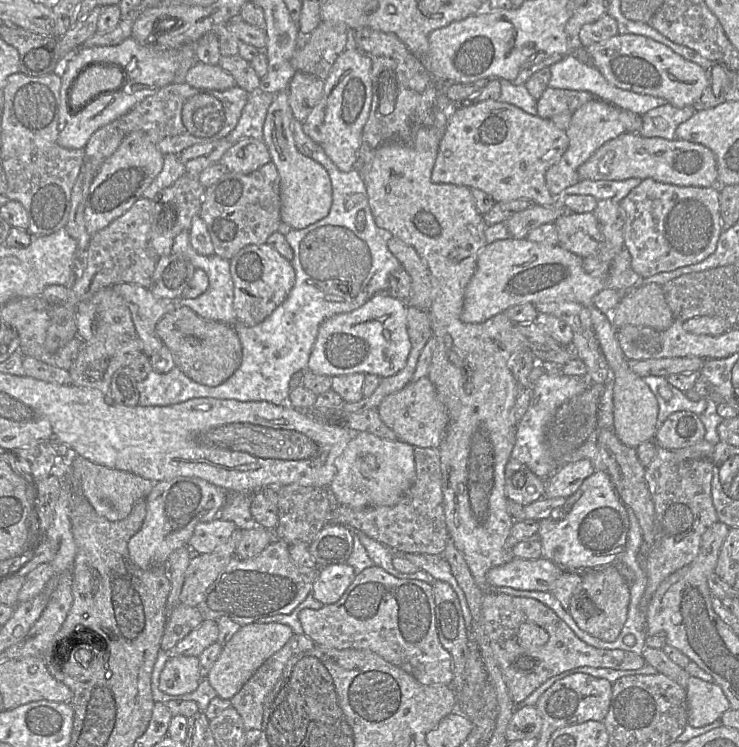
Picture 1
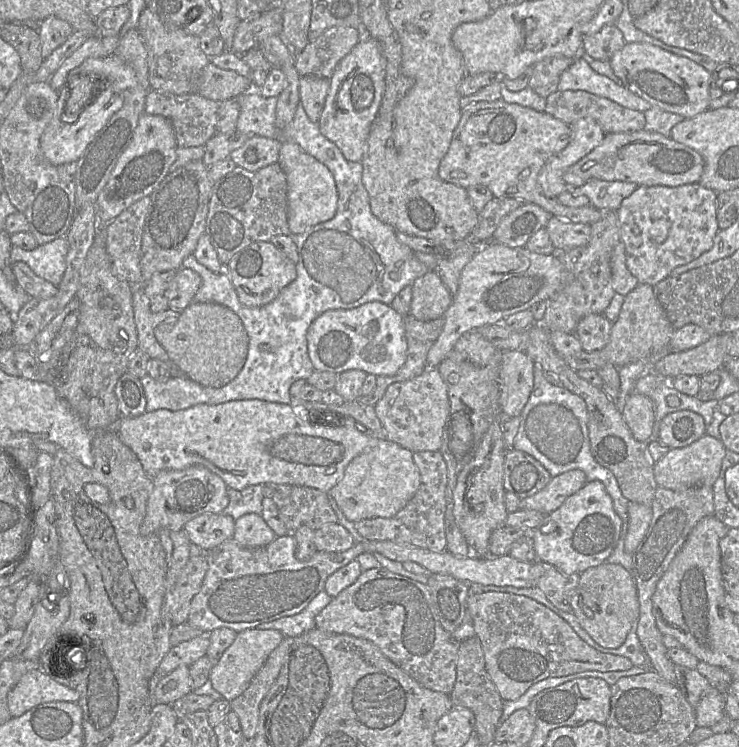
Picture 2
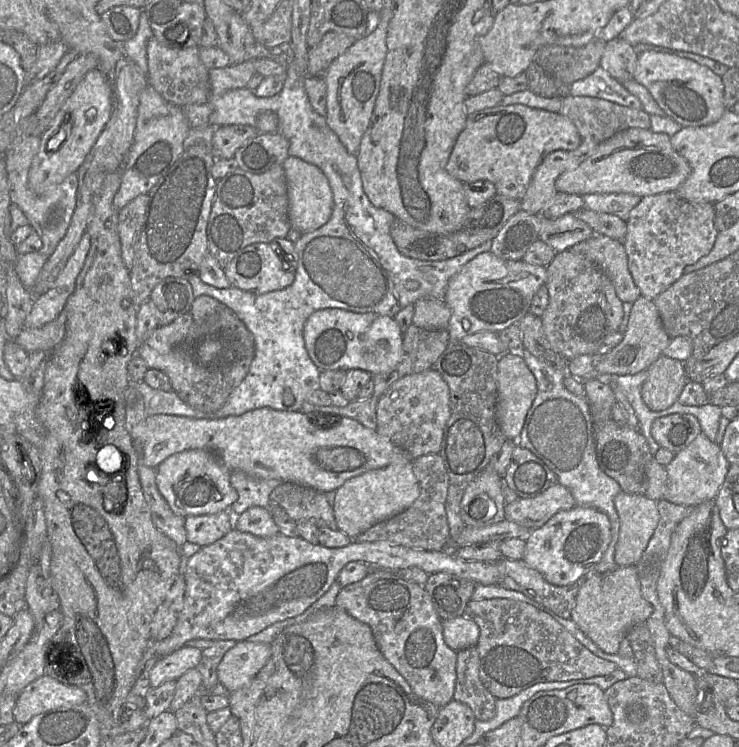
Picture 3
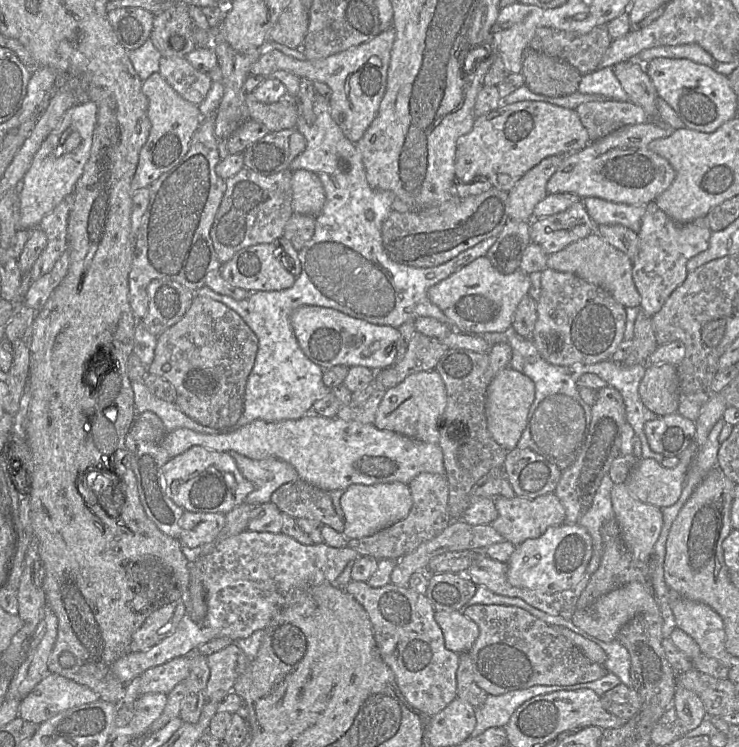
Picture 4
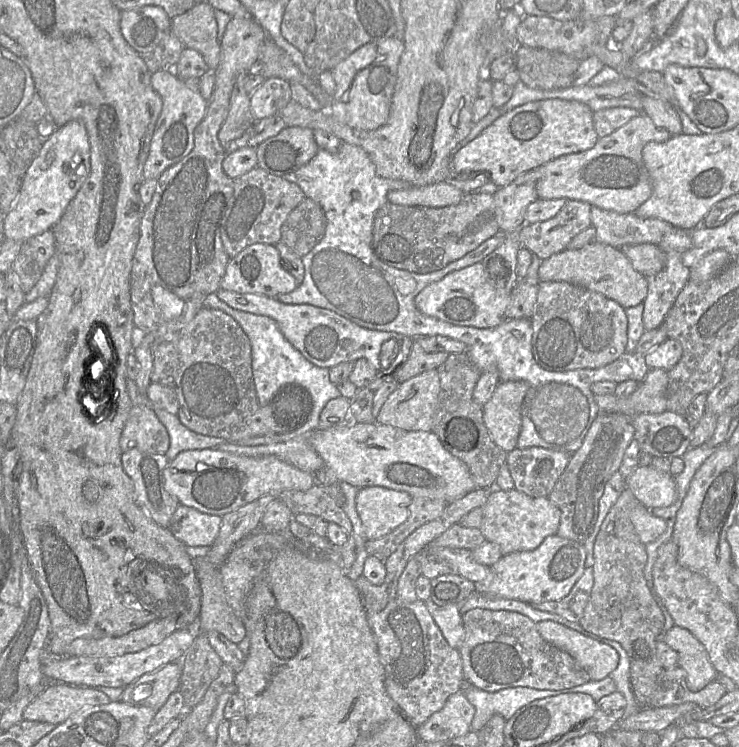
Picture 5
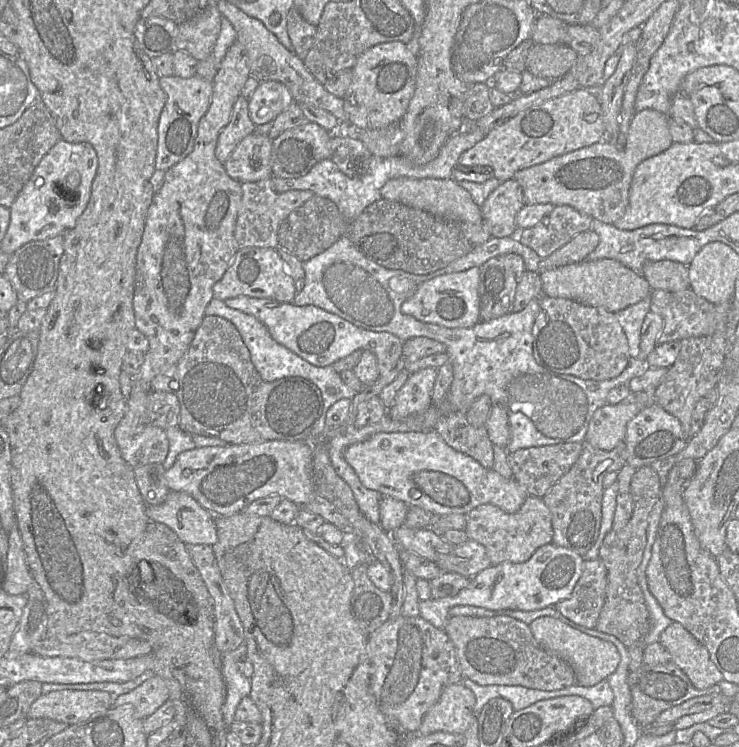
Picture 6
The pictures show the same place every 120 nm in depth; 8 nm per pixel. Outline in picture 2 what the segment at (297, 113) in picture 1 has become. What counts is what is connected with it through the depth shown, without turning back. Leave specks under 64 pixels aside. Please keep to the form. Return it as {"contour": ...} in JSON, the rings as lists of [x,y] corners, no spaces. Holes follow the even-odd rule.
{"contour":[[[302,76],[299,78],[299,101],[307,116],[317,123],[329,90],[329,79]]]}

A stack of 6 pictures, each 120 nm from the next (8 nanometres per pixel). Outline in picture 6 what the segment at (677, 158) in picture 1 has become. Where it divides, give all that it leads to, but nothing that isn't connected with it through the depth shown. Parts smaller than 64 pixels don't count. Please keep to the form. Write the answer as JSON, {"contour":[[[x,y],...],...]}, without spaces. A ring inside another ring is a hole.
{"contour":[[[653,109],[638,111],[632,118],[623,149],[608,141],[600,141],[518,171],[513,179],[523,190],[525,205],[569,205],[593,219],[614,224],[628,207],[630,186],[637,166],[671,146],[669,116]]]}

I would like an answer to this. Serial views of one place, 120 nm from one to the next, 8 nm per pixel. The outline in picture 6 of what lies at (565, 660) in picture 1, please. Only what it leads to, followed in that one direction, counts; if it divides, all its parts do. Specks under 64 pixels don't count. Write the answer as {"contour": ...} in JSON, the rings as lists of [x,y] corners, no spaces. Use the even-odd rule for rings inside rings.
{"contour":[[[454,616],[449,617],[443,630],[455,645],[463,677],[480,685],[521,685],[554,691],[576,684],[575,672],[571,665],[542,647],[534,638],[530,626],[520,620],[510,616]]]}

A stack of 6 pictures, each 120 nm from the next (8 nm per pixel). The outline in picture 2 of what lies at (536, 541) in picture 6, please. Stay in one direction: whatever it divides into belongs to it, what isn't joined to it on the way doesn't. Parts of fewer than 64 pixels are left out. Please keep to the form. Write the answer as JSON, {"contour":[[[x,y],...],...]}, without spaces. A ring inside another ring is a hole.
{"contour":[[[573,469],[555,477],[533,496],[520,500],[519,509],[536,510],[548,515],[572,494],[580,490],[587,482],[585,473],[580,469]]]}

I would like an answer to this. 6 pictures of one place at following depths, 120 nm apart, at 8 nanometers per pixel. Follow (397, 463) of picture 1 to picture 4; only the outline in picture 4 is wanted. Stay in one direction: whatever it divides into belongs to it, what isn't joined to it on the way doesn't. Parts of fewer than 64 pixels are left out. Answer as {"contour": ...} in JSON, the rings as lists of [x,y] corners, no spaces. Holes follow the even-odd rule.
{"contour":[[[402,482],[352,484],[344,491],[340,501],[344,513],[343,535],[348,540],[371,536],[395,524],[408,516],[413,505],[409,485]]]}

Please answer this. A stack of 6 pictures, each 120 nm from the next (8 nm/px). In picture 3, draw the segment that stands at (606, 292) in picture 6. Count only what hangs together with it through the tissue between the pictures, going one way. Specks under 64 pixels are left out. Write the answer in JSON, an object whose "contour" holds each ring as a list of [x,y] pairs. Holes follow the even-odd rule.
{"contour":[[[593,235],[572,249],[592,260],[605,273],[622,303],[633,303],[641,296],[630,274],[628,258],[622,241]]]}

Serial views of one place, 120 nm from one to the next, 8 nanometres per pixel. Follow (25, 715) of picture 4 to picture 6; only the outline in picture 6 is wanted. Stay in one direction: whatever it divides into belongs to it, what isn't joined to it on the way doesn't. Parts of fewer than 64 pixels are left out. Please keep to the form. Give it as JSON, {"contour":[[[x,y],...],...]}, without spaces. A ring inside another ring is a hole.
{"contour":[[[56,690],[41,694],[30,706],[27,717],[75,725],[111,707],[110,695],[105,691]]]}

